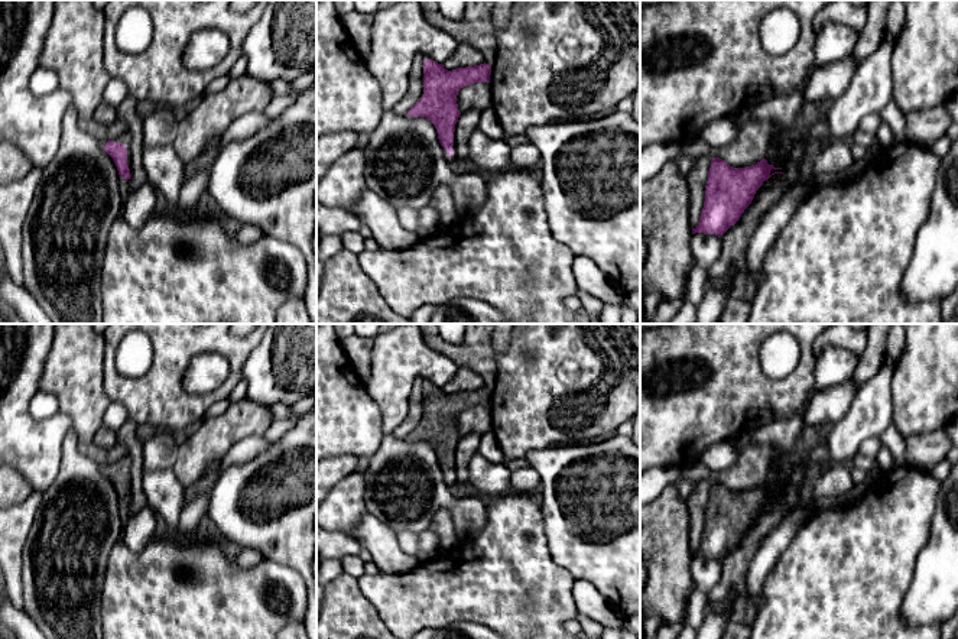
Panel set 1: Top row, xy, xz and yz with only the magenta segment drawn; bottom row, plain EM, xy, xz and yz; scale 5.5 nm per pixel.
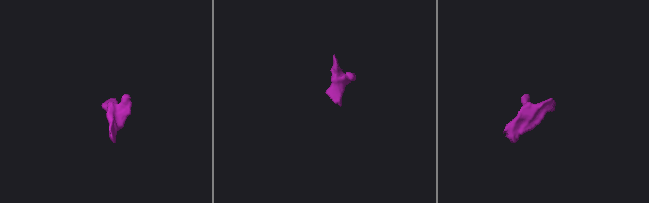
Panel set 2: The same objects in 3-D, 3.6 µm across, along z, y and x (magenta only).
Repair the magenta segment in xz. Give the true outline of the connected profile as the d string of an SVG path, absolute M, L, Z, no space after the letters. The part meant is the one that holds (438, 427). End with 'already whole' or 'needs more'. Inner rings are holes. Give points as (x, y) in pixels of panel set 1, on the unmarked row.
M432 383L423 385L423 418L407 435L410 441L426 441L436 453L444 480L448 486L457 483L455 448L459 441L458 415L475 406L490 406L491 389L448 395Z | needs more

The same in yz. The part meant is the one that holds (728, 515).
M802 422L802 431L792 454L785 461L789 468L787 486L783 492L760 486L746 492L733 492L725 484L714 481L705 509L705 526L699 546L692 558L722 559L734 549L744 533L751 528L756 515L774 497L786 500L783 518L799 506L802 486L802 464L806 455L821 442L822 429Z | needs more

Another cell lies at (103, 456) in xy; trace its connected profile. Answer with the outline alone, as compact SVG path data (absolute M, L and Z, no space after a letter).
M79 442L79 451L91 457L100 466L113 464L129 454L121 442L117 442L113 448L103 448L95 442Z

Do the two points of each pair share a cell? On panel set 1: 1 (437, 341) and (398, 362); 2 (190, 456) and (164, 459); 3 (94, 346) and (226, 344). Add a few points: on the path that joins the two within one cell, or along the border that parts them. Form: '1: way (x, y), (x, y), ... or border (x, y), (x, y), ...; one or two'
1: border (422, 339), (455, 365); two
2: border (178, 445), (178, 457), (171, 467); two
3: border (106, 339), (101, 379); two

